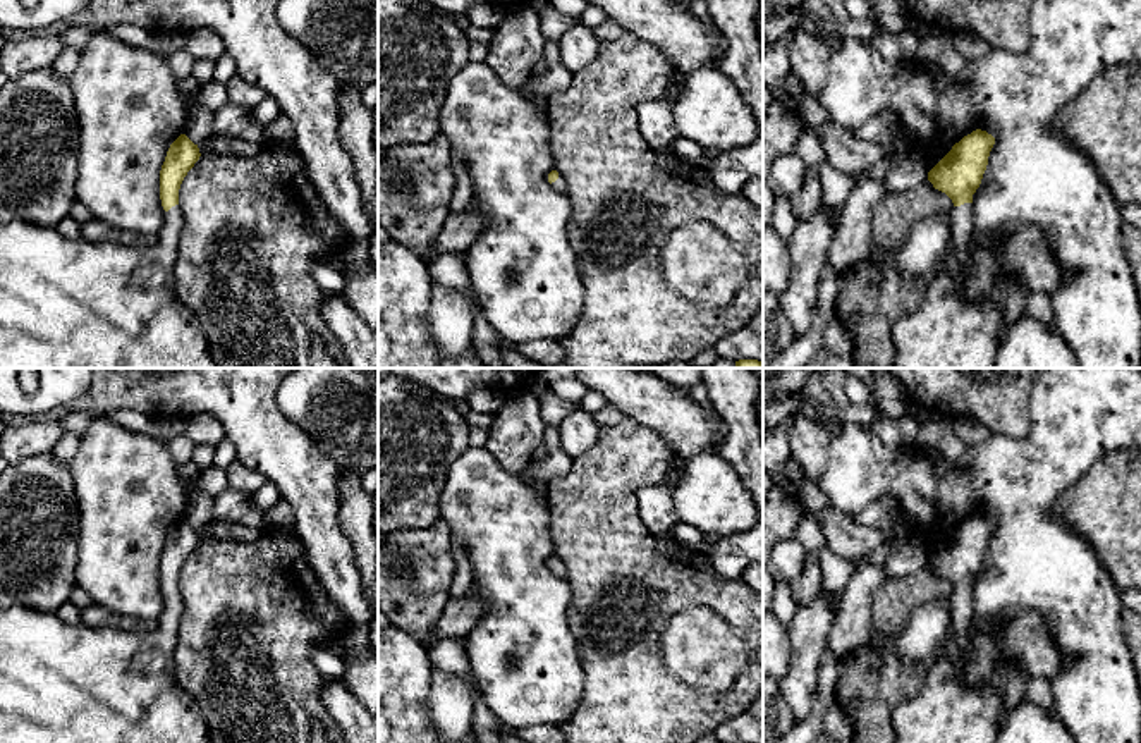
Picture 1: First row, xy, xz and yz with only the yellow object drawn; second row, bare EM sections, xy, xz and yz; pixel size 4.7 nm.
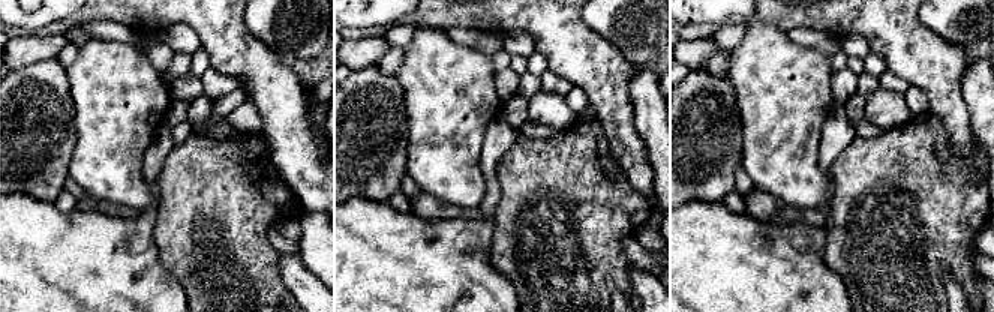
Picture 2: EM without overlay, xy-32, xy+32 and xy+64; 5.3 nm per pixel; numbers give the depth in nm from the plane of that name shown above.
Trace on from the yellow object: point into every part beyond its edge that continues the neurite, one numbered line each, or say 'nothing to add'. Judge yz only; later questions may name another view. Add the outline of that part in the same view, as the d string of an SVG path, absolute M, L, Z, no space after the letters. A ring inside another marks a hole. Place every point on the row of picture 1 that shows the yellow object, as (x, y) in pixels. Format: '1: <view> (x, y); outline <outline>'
1: yz (961, 217); outline M973 205L954 206L950 213L954 253L961 265L969 265L969 241L973 237Z

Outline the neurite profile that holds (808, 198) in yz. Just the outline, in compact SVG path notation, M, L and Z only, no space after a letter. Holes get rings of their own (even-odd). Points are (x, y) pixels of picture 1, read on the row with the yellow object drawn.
M808 167L802 187L790 200L796 220L809 218L821 205L821 184L815 169Z

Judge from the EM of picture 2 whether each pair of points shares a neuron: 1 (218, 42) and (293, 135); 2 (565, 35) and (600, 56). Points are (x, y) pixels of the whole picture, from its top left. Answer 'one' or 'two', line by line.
1: one
2: one

